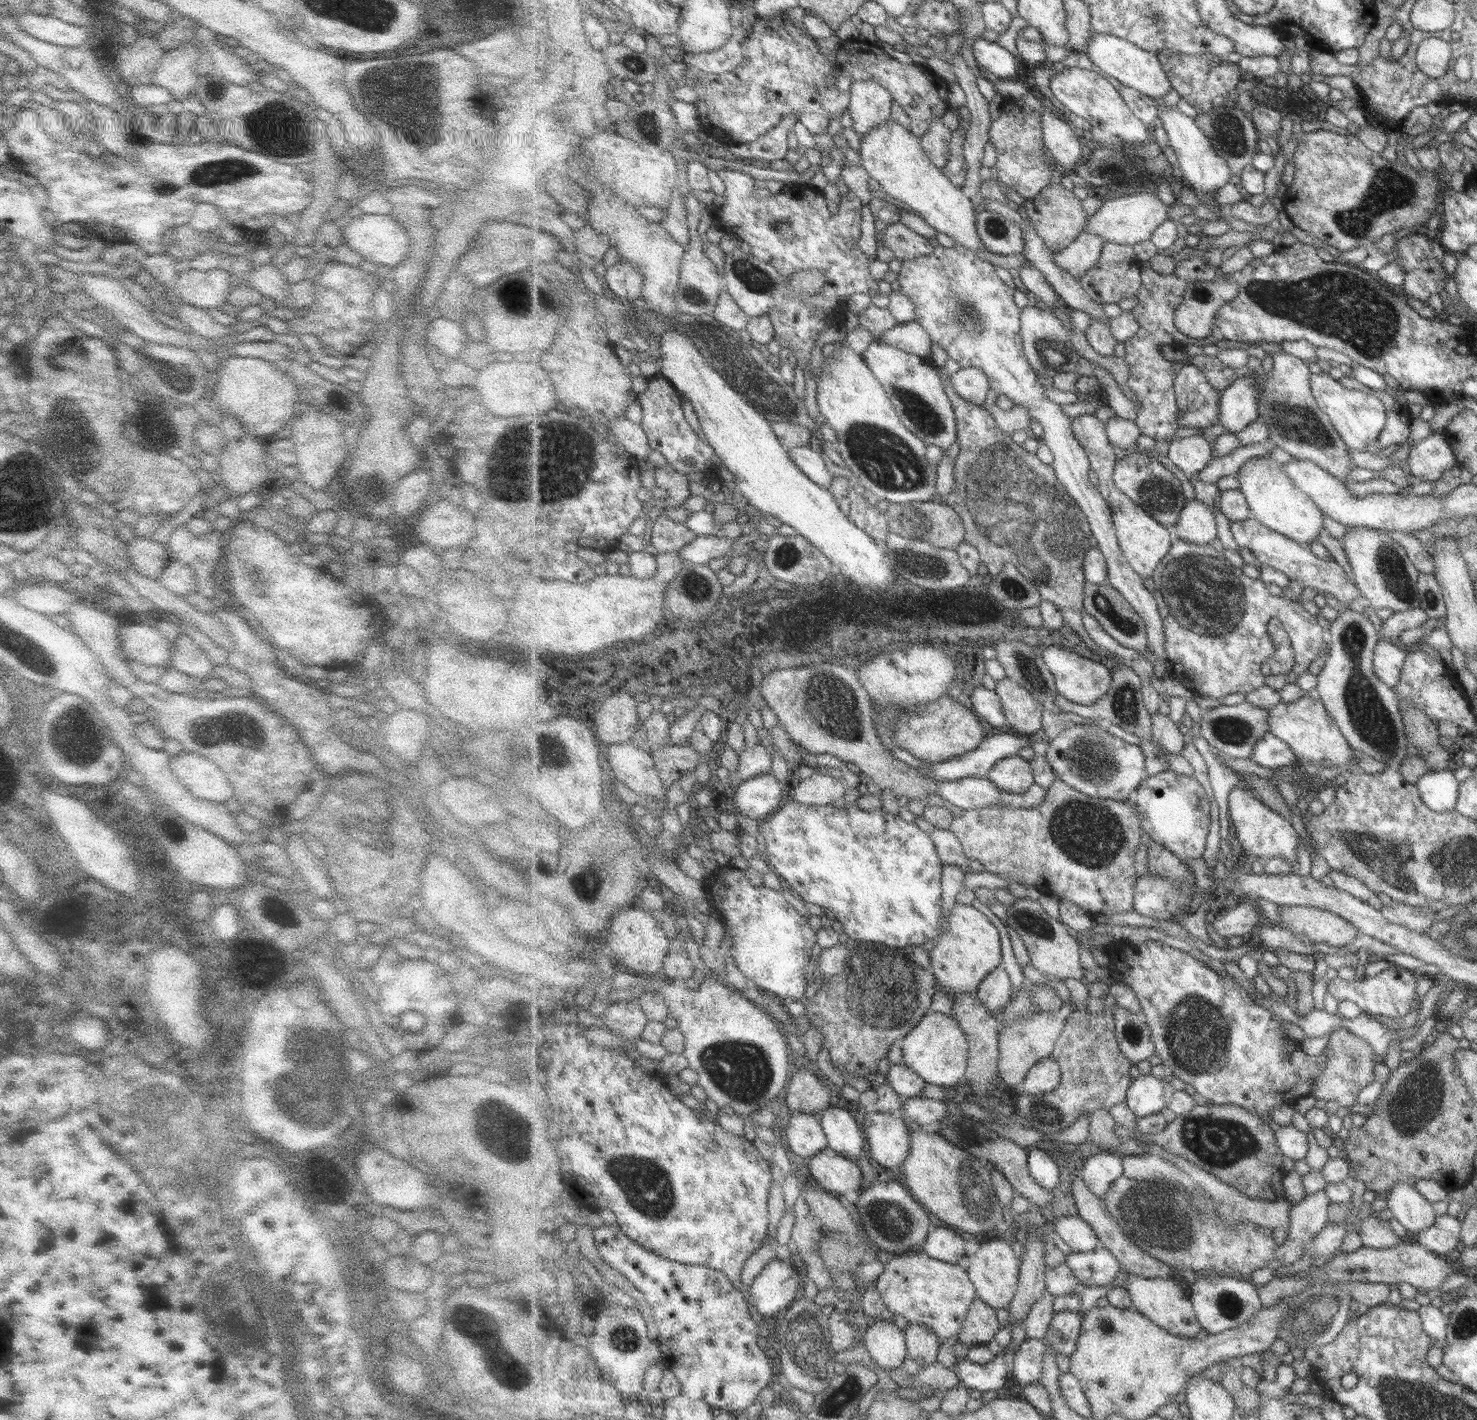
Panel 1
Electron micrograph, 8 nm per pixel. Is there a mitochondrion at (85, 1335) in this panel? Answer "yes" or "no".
yes

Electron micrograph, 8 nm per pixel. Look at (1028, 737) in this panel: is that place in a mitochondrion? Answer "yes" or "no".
no

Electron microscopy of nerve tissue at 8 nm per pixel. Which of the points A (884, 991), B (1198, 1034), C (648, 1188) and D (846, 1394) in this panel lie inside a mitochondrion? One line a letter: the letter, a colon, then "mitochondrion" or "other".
A: mitochondrion
B: mitochondrion
C: mitochondrion
D: mitochondrion

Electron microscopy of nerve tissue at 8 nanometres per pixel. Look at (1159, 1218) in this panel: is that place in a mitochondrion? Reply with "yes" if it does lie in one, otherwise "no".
yes

